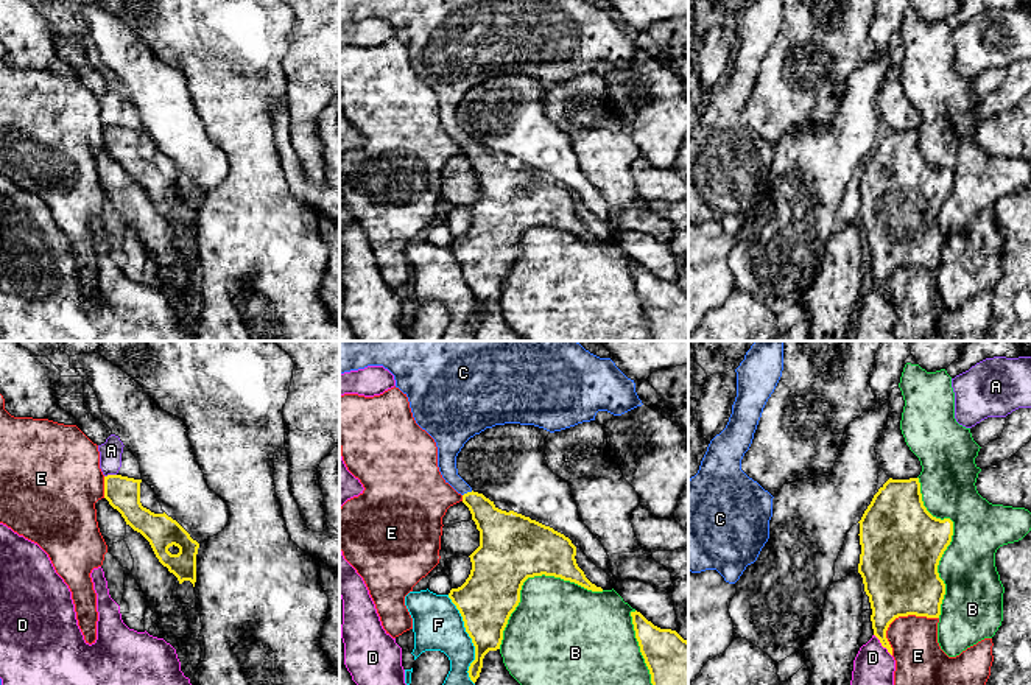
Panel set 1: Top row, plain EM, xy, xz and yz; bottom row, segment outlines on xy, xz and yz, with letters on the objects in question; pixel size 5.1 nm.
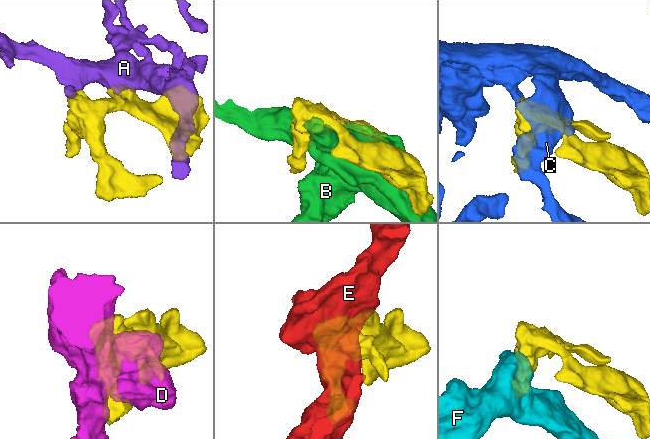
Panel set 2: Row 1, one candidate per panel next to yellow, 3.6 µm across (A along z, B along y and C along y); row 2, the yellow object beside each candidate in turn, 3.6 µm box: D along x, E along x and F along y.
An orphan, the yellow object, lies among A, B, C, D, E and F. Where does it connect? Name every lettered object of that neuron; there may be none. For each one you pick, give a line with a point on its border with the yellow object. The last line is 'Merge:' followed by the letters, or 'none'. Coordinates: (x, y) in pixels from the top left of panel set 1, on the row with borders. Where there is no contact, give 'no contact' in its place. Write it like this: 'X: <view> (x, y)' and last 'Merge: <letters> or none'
C: xz (467, 492)
Merge: C

